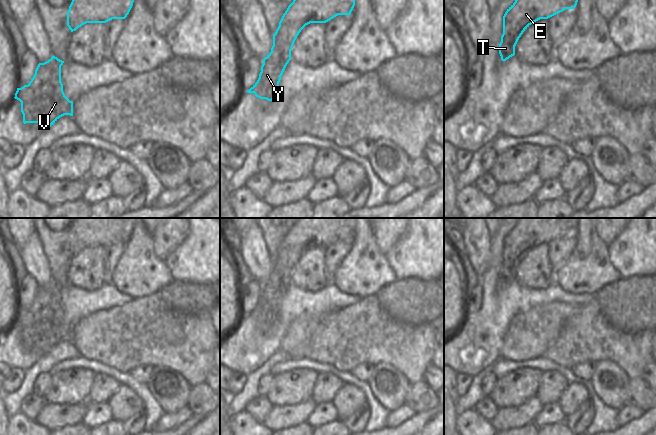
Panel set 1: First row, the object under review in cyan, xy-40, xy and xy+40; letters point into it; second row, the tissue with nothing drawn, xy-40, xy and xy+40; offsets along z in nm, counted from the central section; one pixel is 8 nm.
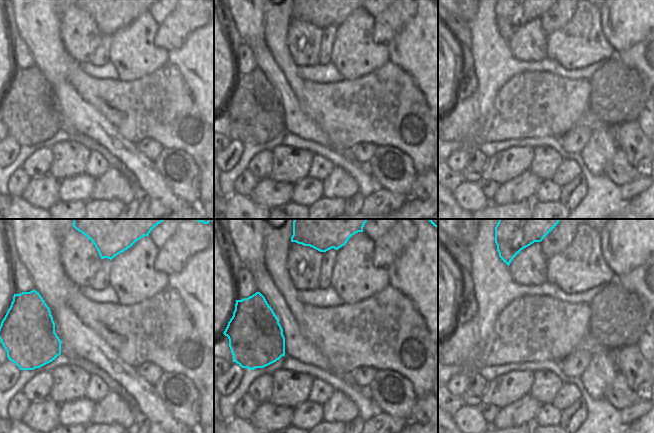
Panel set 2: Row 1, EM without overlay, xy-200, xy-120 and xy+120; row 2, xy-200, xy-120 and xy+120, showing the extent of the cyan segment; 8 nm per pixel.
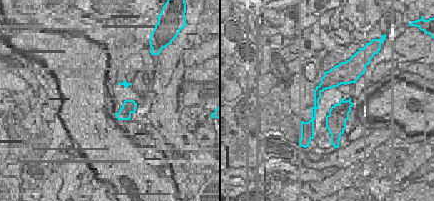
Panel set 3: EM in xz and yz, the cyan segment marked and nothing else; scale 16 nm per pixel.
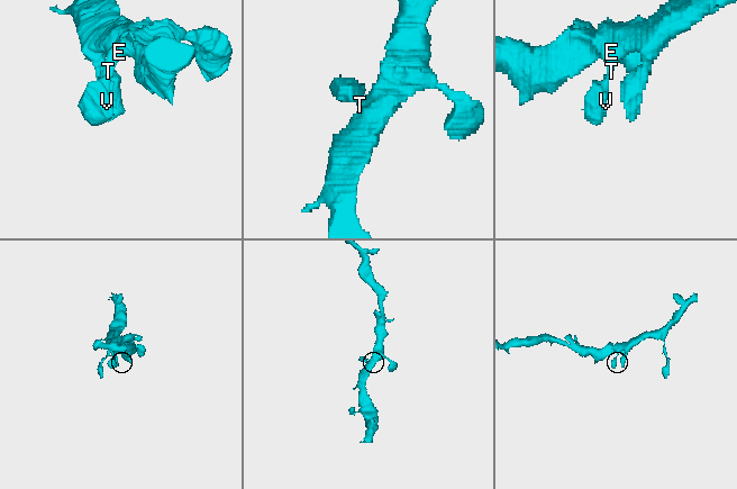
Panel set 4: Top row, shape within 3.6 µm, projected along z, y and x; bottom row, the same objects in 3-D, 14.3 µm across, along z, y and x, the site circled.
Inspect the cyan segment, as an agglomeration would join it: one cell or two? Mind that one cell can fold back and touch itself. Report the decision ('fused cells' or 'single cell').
single cell

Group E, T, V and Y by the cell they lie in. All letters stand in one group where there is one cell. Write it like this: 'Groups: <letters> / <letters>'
Groups: E T V Y

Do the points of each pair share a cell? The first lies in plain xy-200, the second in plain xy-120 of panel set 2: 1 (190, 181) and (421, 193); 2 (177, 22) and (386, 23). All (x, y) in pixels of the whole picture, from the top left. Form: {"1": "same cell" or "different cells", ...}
{"1": "different cells", "2": "same cell"}

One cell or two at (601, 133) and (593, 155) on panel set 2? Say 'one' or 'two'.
one

